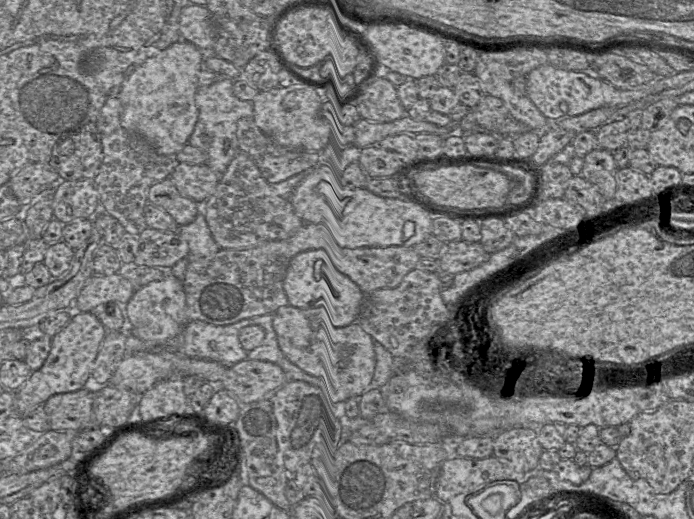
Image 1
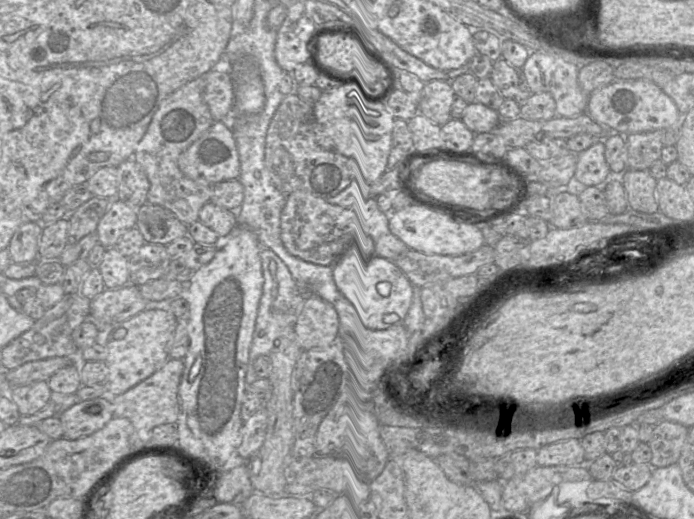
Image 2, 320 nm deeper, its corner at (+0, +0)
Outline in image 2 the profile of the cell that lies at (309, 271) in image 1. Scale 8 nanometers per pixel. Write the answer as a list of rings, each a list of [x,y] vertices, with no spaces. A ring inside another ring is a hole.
[[[348,246],[333,265],[333,279],[366,328],[385,330],[403,325],[415,287],[393,261],[377,255],[364,257],[356,246]]]

